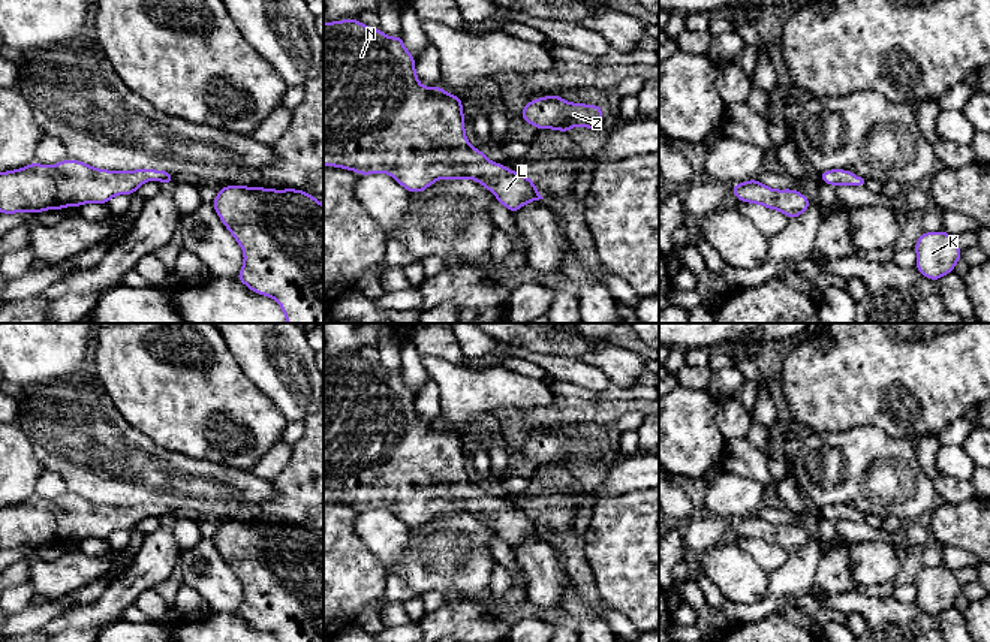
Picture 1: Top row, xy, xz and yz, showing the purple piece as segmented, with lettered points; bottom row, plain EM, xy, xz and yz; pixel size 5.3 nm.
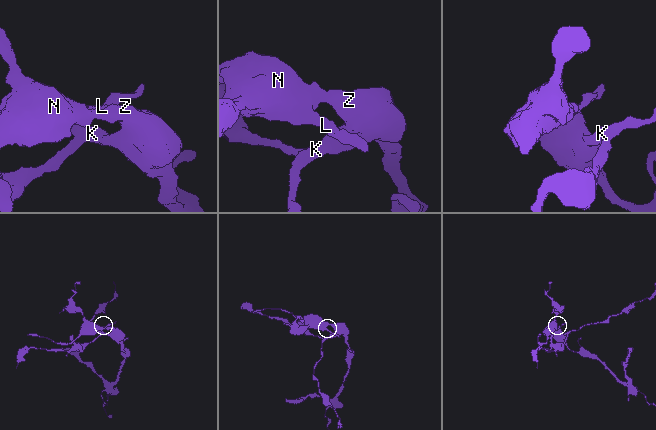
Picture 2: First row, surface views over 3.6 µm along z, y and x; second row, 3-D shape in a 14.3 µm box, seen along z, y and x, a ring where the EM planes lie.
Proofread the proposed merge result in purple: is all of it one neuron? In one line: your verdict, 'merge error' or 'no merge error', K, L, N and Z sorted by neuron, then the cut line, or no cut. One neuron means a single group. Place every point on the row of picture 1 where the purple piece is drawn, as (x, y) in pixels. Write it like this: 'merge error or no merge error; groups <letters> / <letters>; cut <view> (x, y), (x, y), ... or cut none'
no merge error; groups K L N Z; cut none

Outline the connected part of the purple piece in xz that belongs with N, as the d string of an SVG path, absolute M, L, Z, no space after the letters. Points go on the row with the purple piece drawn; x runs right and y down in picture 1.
M358 18L324 21L324 165L358 175L389 174L409 193L421 193L440 178L476 180L511 214L544 199L532 178L490 162L469 144L461 97L440 85L422 87L415 63L401 34L391 39Z

